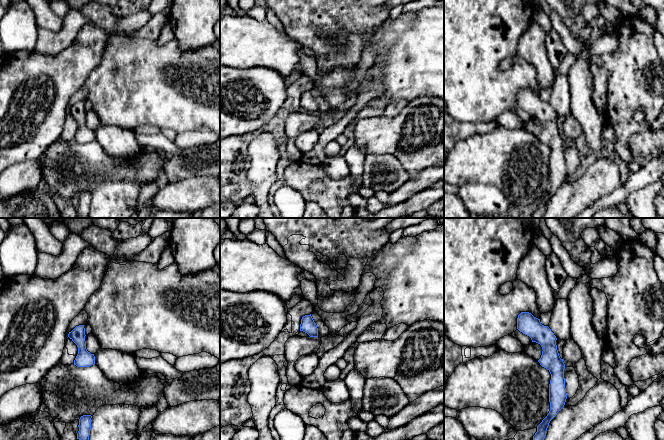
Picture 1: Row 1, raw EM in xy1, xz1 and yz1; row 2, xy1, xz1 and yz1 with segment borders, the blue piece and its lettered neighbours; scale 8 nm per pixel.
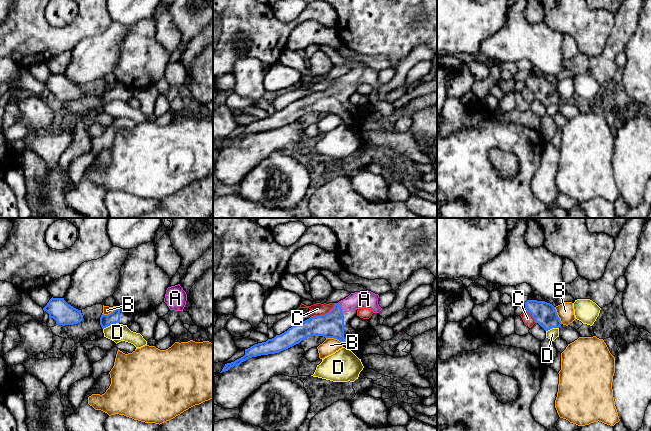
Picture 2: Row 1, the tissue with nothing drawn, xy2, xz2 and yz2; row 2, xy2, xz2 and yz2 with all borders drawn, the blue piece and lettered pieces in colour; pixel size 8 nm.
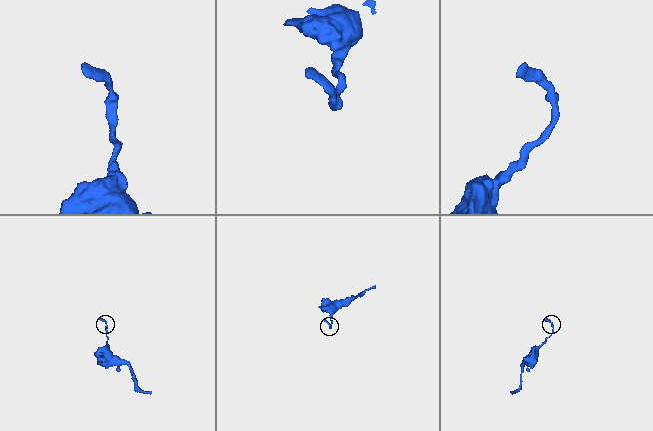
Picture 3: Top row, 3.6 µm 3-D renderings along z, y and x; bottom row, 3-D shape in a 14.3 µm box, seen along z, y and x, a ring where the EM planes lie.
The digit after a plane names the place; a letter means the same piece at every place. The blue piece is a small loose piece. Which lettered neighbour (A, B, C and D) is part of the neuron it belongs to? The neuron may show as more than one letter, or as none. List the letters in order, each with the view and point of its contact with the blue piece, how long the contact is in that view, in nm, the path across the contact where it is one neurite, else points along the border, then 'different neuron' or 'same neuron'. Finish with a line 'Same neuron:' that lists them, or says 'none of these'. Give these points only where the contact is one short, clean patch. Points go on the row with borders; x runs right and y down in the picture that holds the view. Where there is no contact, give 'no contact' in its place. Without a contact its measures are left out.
A: xz2 (340, 308) | 110 nm | across xz2 (330, 325), (340, 308), (353, 301), (364, 299) | same neuron
B: xz2 (334, 338) | 140 nm | along xz2 (326, 337), (338, 339), (342, 343) | different neuron
C: xz2 (324, 314) | 240 nm | along xz2 (335, 303), (327, 312), (311, 317) | different neuron
D: xy2 (110, 324) | 140 nm | along xy2 (118, 322), (112, 323), (103, 329) | different neuron
Same neuron: A

